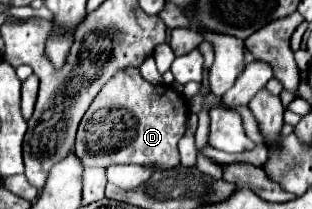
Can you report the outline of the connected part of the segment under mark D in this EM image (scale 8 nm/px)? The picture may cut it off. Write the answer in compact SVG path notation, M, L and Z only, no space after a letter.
M137 67L117 71L97 99L85 111L81 127L77 129L75 151L83 167L111 167L121 163L157 163L157 169L179 165L177 143L185 135L189 105L183 93L173 85L153 85L141 79Z

